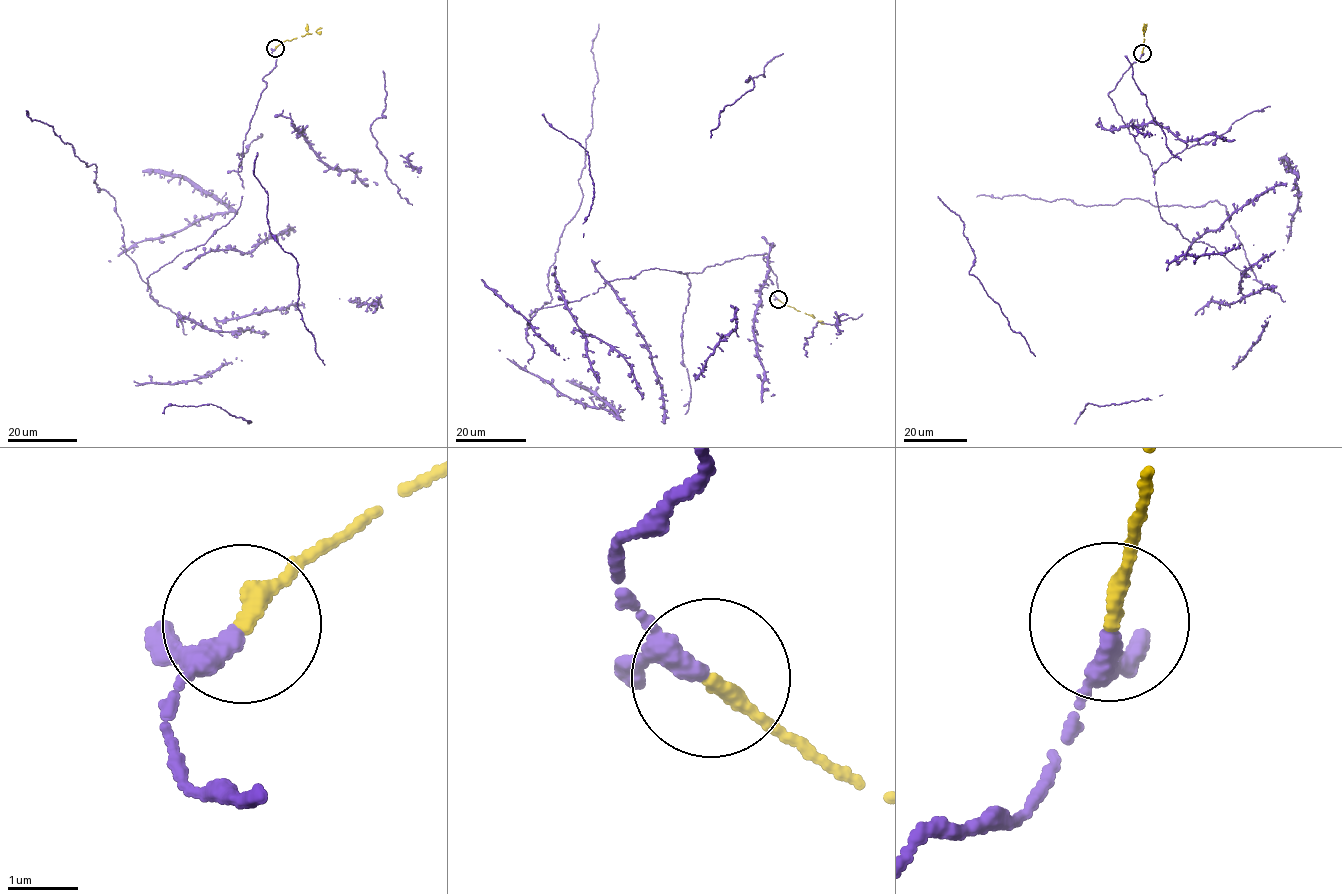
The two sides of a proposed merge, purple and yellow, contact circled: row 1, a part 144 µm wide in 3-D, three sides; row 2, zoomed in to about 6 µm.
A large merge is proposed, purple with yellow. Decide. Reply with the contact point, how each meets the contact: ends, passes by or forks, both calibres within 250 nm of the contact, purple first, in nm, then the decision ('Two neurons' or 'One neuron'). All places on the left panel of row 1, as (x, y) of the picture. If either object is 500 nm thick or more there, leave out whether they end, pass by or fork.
Place: (275, 48). At the ring purple passes by. At the ring yellow ends. Thickness 240 nm (purple) against 240 nm. One neuron

